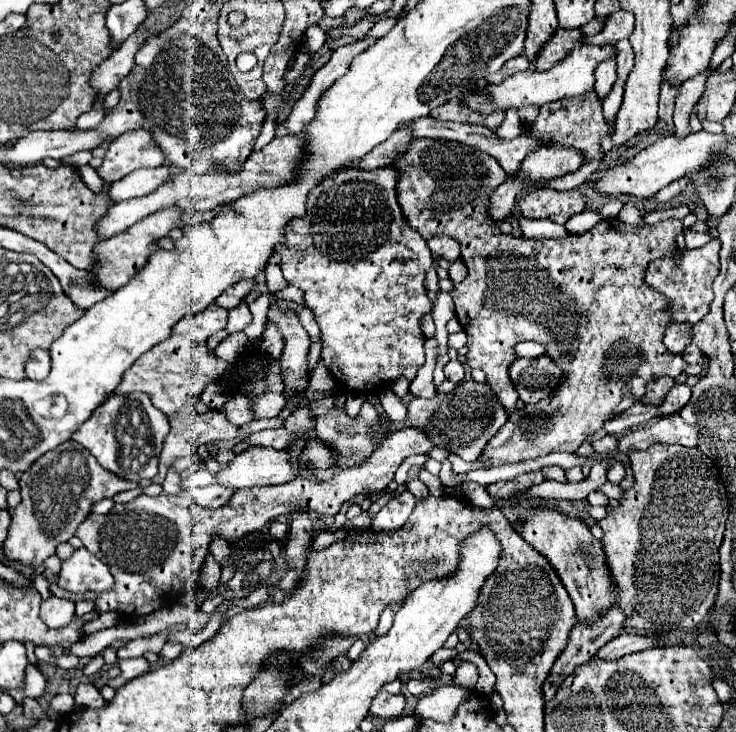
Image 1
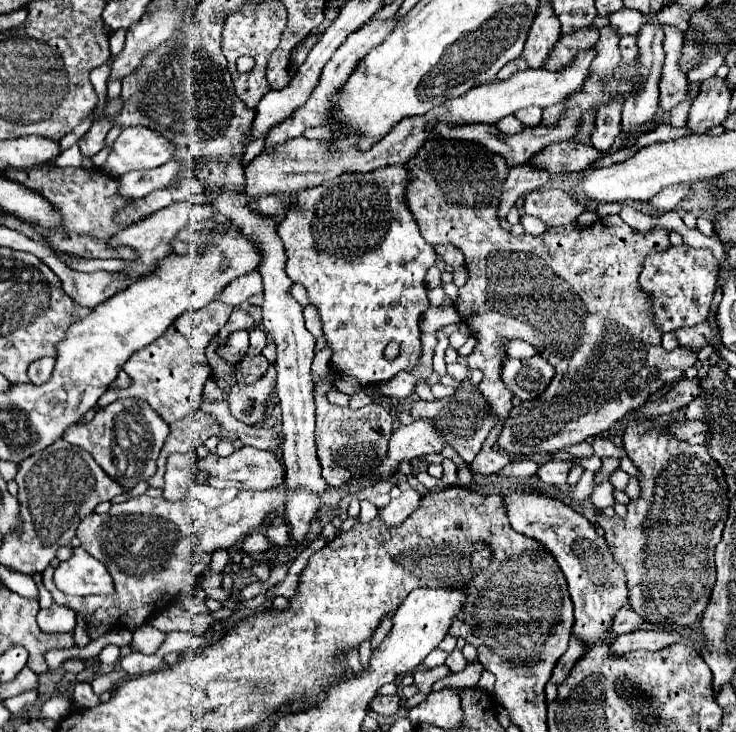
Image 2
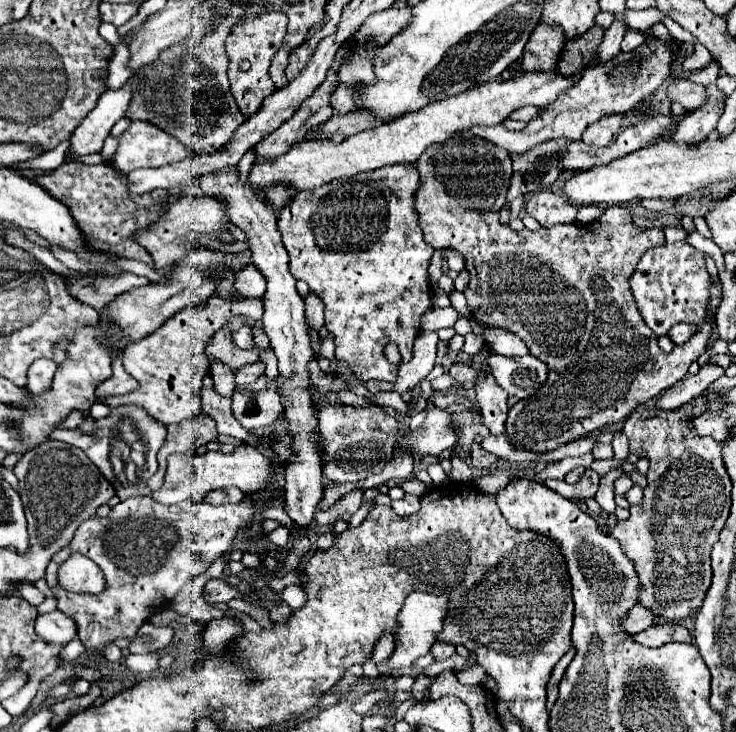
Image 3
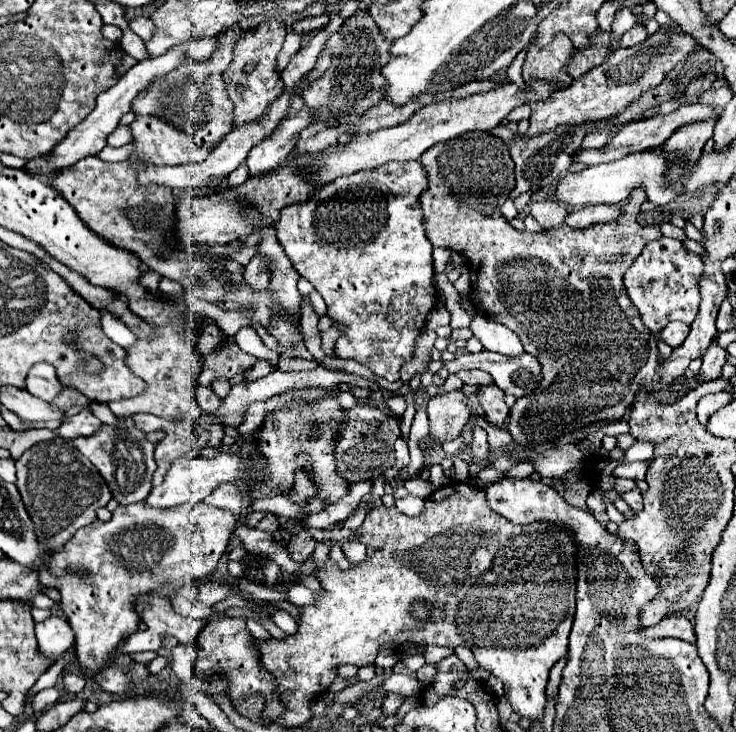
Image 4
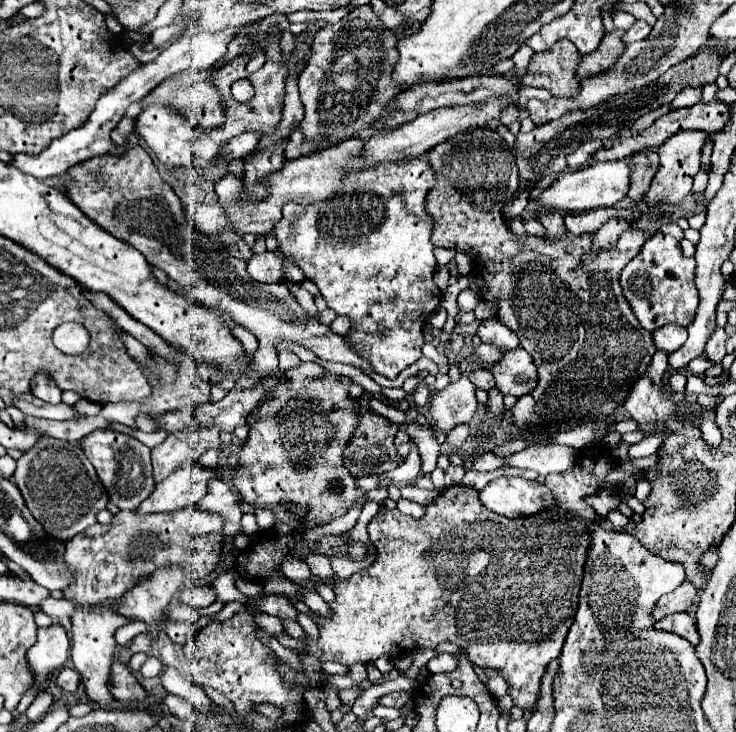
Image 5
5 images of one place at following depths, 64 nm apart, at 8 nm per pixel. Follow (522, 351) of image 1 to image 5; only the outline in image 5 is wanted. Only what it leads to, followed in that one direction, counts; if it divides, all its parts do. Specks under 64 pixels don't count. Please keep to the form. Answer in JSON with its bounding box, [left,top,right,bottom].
[476,318,520,350]

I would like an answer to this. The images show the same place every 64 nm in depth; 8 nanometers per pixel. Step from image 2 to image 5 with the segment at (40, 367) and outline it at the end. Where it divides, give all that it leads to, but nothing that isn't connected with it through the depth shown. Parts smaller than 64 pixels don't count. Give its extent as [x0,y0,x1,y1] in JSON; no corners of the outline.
[32,374,62,404]

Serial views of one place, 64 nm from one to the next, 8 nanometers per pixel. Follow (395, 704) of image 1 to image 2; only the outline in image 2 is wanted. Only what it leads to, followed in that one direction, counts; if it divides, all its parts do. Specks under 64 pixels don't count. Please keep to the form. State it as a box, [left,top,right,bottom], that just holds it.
[370,694,400,716]

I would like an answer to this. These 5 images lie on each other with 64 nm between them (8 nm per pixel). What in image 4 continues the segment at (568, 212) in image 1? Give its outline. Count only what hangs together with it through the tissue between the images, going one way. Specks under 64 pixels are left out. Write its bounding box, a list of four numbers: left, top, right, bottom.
[530,200,568,230]

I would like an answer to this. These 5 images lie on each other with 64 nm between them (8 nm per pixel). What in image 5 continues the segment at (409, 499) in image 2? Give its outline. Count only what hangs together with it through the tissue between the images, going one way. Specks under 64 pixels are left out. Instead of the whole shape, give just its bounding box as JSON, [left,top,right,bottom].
[398,498,424,518]

